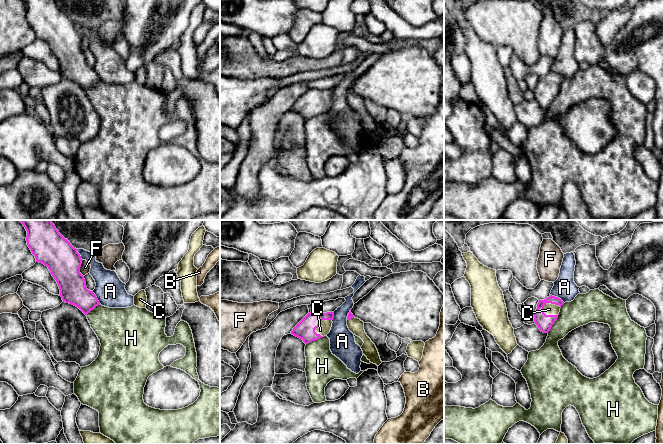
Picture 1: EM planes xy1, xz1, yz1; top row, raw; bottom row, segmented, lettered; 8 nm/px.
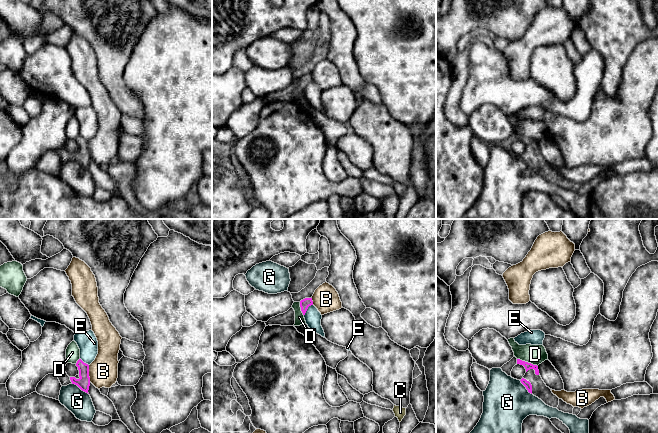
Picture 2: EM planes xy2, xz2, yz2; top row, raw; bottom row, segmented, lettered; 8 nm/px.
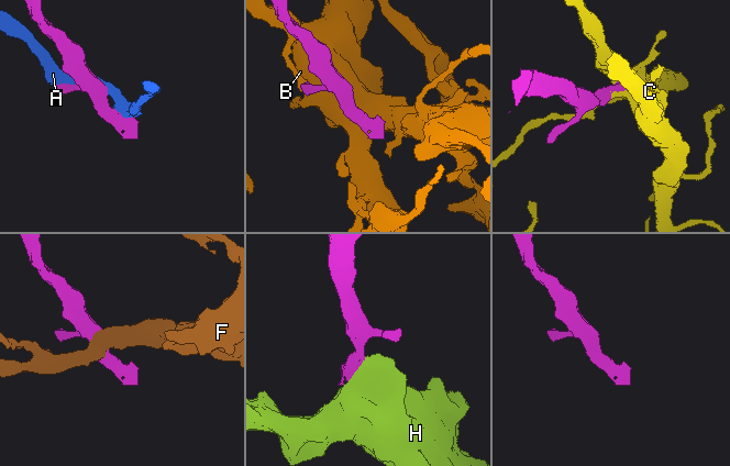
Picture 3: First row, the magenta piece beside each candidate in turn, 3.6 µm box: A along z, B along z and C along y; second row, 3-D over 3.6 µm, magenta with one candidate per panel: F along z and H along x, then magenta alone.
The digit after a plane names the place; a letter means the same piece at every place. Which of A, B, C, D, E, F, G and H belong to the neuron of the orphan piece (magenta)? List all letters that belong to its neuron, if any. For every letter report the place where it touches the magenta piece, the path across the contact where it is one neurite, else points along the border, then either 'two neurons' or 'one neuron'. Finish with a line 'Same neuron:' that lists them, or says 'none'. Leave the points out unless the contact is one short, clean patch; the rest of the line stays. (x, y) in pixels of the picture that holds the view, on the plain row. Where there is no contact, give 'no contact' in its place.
A: meets magenta in yz1 at (557, 73); two neurons
B: meets magenta in xy2 at (88, 149); two neurons
C: meets magenta in yz1 at (548, 78); one neuron
D: meets magenta in yz2 at (527, 138); border along yz2 (517, 134), (537, 142); two neurons
E: meets magenta in xz2 at (307, 84); two neurons
F: meets magenta in xy1 at (79, 44); two neurons
G: meets magenta in xy2 at (80, 164); two neurons
H: meets magenta in yz1 at (553, 99); two neurons
Same neuron: C

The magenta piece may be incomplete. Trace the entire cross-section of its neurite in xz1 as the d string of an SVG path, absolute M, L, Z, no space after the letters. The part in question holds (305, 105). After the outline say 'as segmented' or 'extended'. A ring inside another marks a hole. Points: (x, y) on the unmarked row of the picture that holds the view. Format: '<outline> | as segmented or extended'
M310 88L293 104L291 110L308 120L327 112L331 106L333 94L334 88Z | extended

